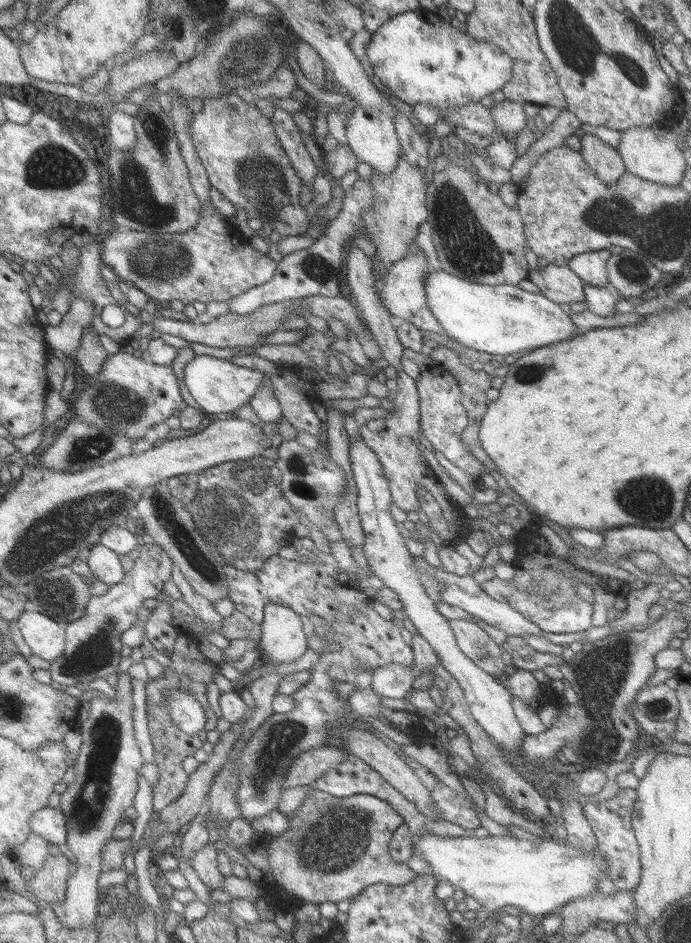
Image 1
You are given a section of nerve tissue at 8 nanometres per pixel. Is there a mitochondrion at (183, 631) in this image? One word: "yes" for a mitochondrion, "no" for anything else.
no

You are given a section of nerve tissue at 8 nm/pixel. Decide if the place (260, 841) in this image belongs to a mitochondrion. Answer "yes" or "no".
no

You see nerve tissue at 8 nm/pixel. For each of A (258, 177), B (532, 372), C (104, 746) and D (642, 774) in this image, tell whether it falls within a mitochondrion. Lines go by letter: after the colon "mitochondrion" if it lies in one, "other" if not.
A: mitochondrion
B: mitochondrion
C: mitochondrion
D: other

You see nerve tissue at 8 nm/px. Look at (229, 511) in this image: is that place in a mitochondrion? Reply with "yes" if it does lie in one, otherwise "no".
yes

